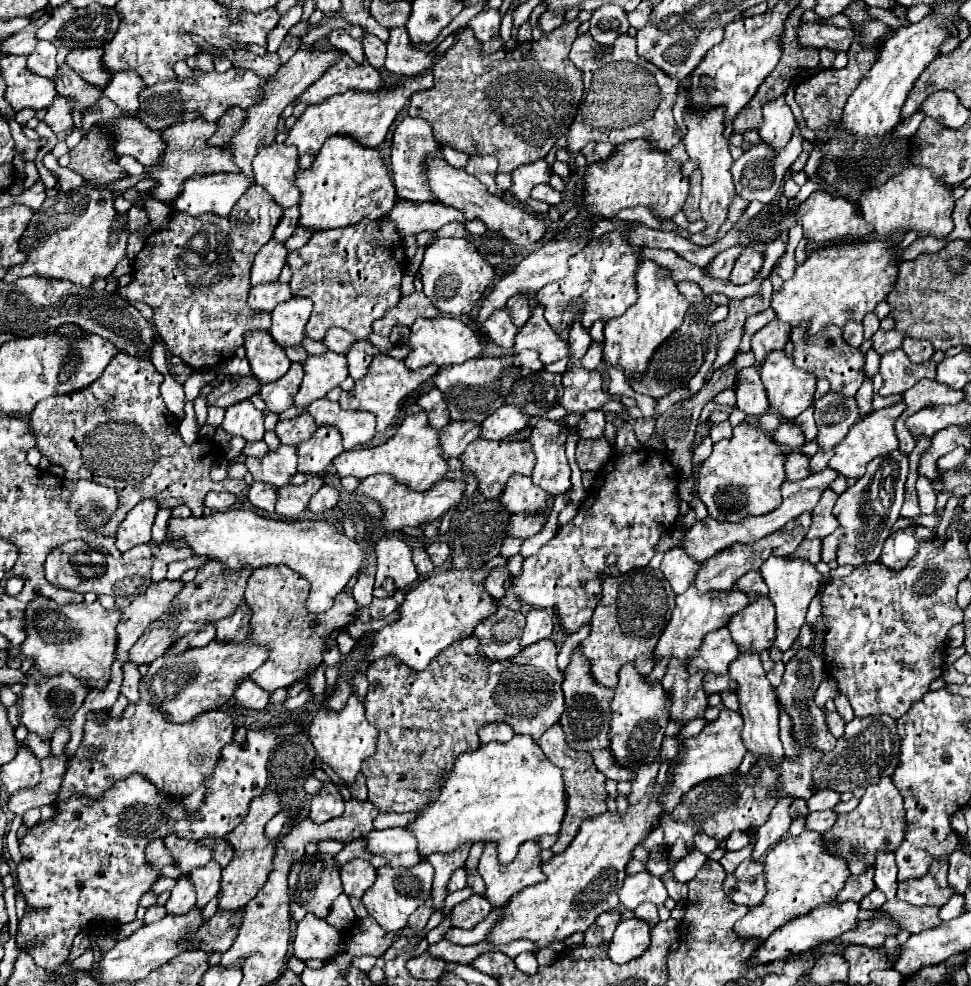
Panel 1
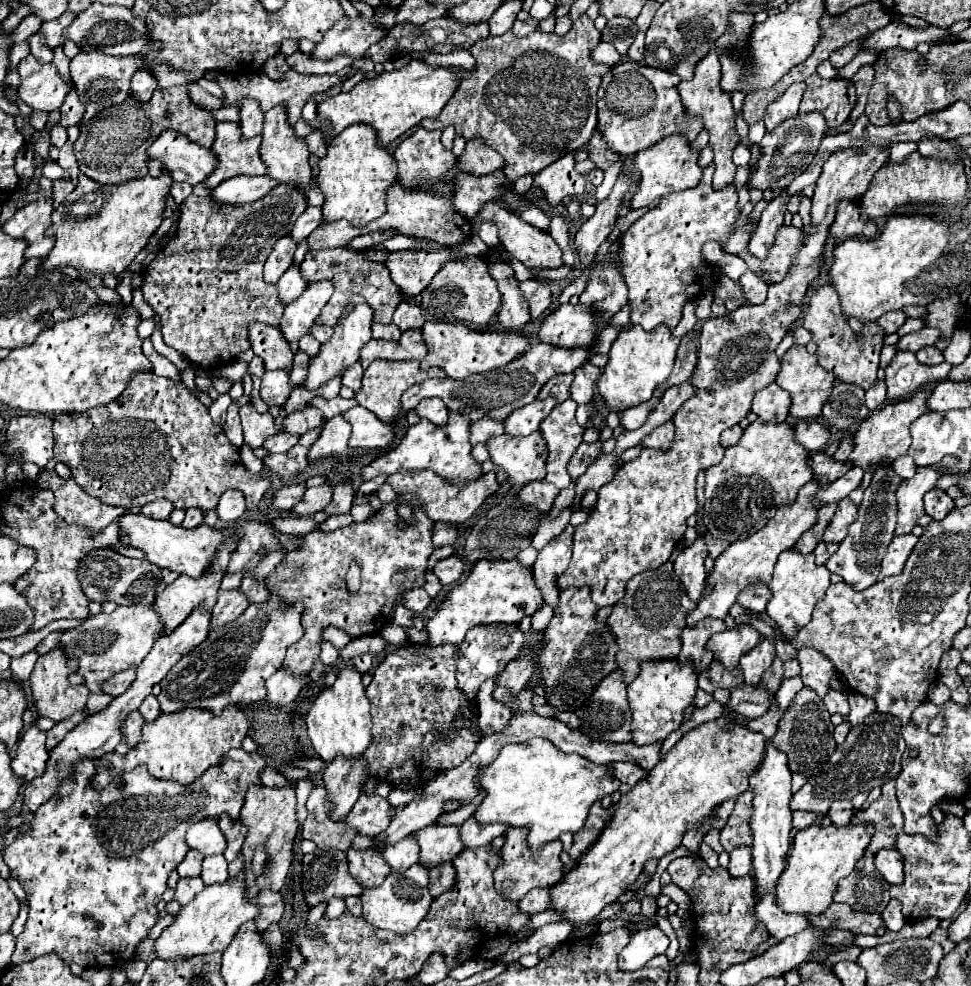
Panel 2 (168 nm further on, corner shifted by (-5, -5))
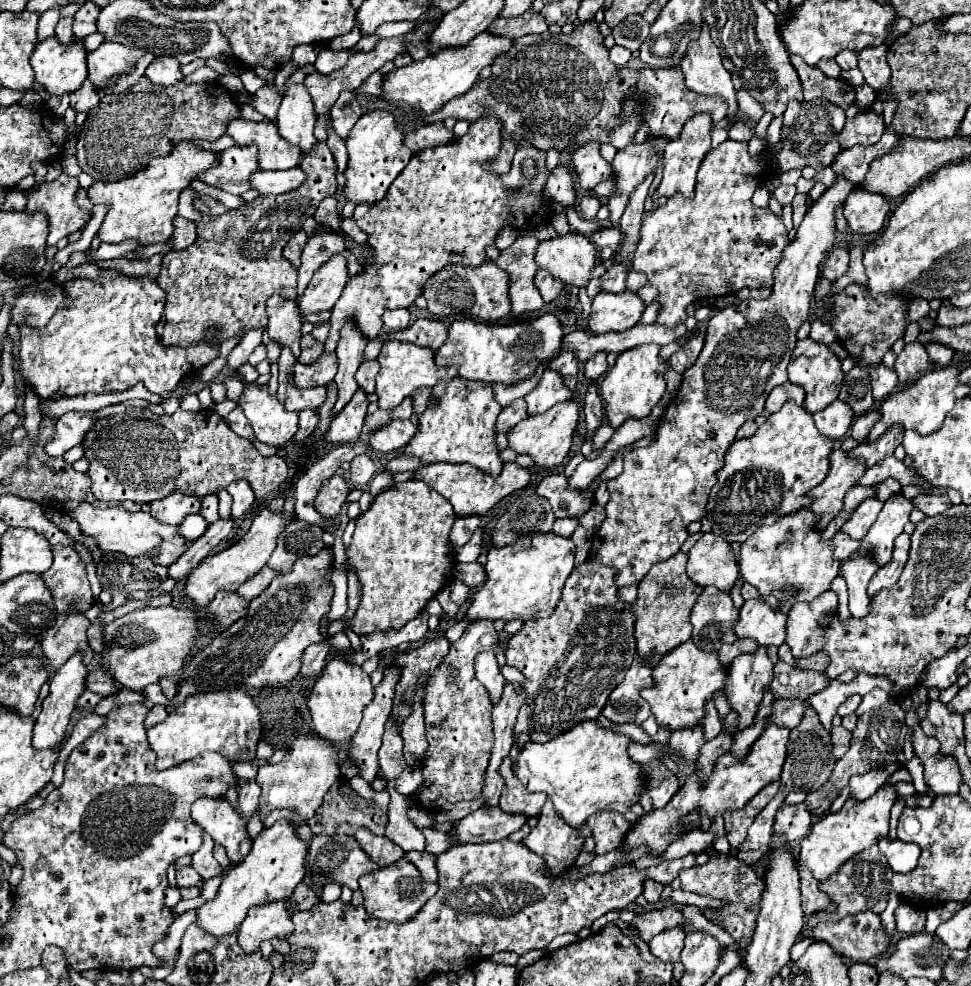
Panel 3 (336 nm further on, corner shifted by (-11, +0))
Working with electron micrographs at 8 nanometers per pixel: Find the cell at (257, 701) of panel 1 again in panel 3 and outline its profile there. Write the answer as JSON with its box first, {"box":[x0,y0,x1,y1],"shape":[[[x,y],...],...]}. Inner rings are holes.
{"box":[297,635,331,679],"shape":[[[327,635],[321,643],[315,643],[315,645],[309,645],[303,653],[303,667],[297,675],[297,679],[301,677],[313,677],[313,675],[319,675],[319,671],[323,671],[325,667],[325,661],[327,661],[327,653],[329,653],[331,645],[327,641]]]}

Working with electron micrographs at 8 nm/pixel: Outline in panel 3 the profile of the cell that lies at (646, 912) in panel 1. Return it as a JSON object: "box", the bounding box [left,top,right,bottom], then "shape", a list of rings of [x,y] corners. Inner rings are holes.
{"box":[643,879,663,903],"shape":[[[647,879],[647,883],[643,883],[643,897],[647,899],[647,903],[657,903],[661,899],[661,891],[663,885],[655,883],[653,879]]]}

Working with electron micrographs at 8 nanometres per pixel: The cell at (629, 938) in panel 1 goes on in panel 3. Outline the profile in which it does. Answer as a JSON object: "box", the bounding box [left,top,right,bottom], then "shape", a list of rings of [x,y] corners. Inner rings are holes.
{"box":[649,927,685,963],"shape":[[[681,927],[665,929],[649,941],[649,949],[657,959],[677,963],[677,961],[681,961],[679,953],[683,949],[683,939],[685,939],[685,931]]]}

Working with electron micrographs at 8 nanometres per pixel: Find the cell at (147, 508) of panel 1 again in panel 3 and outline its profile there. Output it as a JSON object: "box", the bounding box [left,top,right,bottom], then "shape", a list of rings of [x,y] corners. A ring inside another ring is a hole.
{"box":[149,491,201,525],"shape":[[[173,491],[171,495],[157,499],[149,505],[151,505],[151,515],[159,519],[159,523],[167,525],[181,525],[187,515],[201,511],[201,499],[183,495],[183,491]]]}

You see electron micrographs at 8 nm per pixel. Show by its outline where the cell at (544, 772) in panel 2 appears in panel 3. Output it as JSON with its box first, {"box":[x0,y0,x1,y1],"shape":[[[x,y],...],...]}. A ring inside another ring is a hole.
{"box":[513,719,647,827],"shape":[[[591,719],[591,721],[583,721],[583,723],[575,725],[571,731],[559,735],[559,739],[551,739],[543,745],[541,743],[527,743],[519,755],[519,761],[513,771],[529,791],[549,793],[549,799],[553,801],[555,809],[563,815],[563,819],[571,827],[579,827],[593,813],[599,813],[605,809],[625,813],[627,809],[631,809],[631,805],[639,803],[639,797],[641,797],[643,789],[647,787],[647,777],[643,775],[643,765],[635,763],[629,757],[629,753],[627,753],[629,745],[631,745],[629,735],[601,727],[599,721]]]}

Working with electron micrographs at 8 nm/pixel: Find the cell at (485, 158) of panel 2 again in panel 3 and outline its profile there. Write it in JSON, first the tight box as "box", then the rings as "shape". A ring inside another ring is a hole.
{"box":[325,119,551,351],"shape":[[[477,119],[463,137],[415,153],[379,203],[361,203],[355,207],[353,219],[369,237],[365,245],[371,249],[371,257],[365,259],[361,273],[349,277],[341,299],[331,311],[331,333],[325,341],[325,351],[335,351],[339,329],[347,317],[355,319],[363,335],[375,339],[381,333],[383,311],[387,307],[399,309],[413,305],[423,293],[427,279],[445,265],[453,265],[451,255],[463,257],[459,265],[479,267],[487,259],[487,247],[495,245],[503,227],[533,231],[551,219],[551,205],[543,197],[549,177],[545,151],[519,141],[509,175],[499,177],[485,171],[483,163],[499,153],[501,143],[503,127],[499,119]],[[525,157],[537,161],[539,173],[533,181],[527,181],[521,173],[521,161]]]}

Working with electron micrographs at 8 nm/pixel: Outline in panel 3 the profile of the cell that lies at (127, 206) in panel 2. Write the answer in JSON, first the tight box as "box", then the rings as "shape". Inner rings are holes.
{"box":[89,141,219,243],"shape":[[[193,141],[177,143],[175,151],[167,157],[153,159],[143,171],[133,177],[105,183],[97,181],[89,189],[91,203],[105,203],[109,213],[99,229],[99,239],[107,243],[121,243],[125,239],[137,239],[141,243],[163,243],[173,235],[173,219],[177,217],[179,193],[191,185],[203,171],[209,171],[217,163],[219,155],[197,147]]]}

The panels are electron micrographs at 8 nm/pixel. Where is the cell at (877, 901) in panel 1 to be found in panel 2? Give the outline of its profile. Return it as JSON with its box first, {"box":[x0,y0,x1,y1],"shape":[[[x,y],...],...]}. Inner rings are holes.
{"box":[881,900,907,930],"shape":[[[889,900],[889,904],[885,906],[885,910],[881,912],[881,916],[883,916],[883,920],[885,920],[885,926],[889,928],[889,930],[899,930],[907,920],[905,920],[905,916],[901,914],[901,904],[897,902],[897,900]]]}

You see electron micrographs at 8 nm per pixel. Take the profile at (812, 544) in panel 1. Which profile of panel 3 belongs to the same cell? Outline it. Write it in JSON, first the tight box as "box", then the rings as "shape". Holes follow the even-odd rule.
{"box":[831,533,861,561],"shape":[[[837,533],[831,541],[835,545],[835,557],[841,559],[841,561],[847,559],[849,555],[853,555],[861,547],[861,543],[855,541],[855,539],[851,539],[847,533]]]}

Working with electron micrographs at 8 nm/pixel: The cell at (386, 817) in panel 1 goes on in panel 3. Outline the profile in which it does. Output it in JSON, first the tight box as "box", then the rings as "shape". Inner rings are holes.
{"box":[499,756,547,815],"shape":[[[509,756],[503,760],[499,773],[503,777],[506,775],[506,779],[510,782],[509,785],[514,785],[514,789],[511,789],[511,791],[503,789],[503,795],[499,799],[499,807],[507,813],[537,815],[541,811],[545,799],[547,799],[547,793],[543,793],[543,791],[541,793],[531,793],[531,791],[528,791],[519,779],[516,776],[514,777]]]}

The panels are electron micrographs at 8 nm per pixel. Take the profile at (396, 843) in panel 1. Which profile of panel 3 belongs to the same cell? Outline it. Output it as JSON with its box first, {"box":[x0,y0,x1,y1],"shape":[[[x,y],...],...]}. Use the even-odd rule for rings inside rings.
{"box":[451,807,525,843],"shape":[[[481,807],[461,819],[451,835],[457,837],[459,843],[487,843],[509,837],[525,823],[525,813],[503,813],[501,807]]]}

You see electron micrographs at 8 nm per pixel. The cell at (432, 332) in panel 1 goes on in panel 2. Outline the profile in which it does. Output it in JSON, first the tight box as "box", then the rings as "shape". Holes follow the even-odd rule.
{"box":[421,322,527,380],"shape":[[[425,322],[421,330],[423,330],[423,340],[427,344],[427,356],[421,362],[421,370],[429,370],[431,366],[437,366],[445,370],[449,378],[455,378],[455,380],[463,380],[475,372],[485,372],[485,370],[505,366],[507,362],[521,356],[527,348],[527,340],[521,332],[503,332],[503,334],[477,332],[461,322],[455,322],[455,324]]]}

